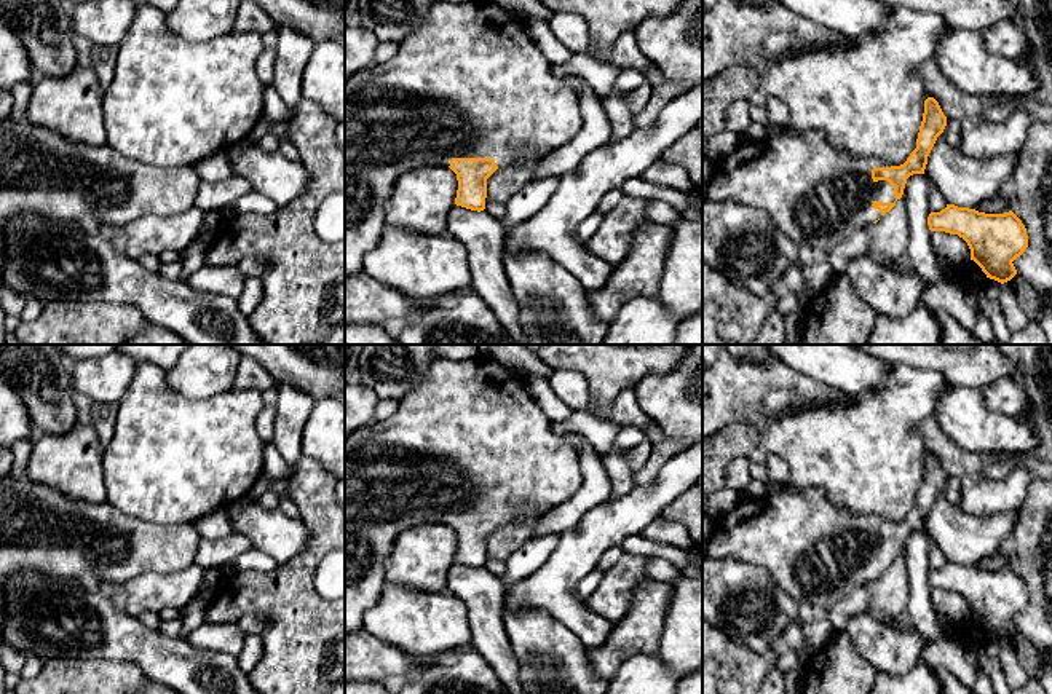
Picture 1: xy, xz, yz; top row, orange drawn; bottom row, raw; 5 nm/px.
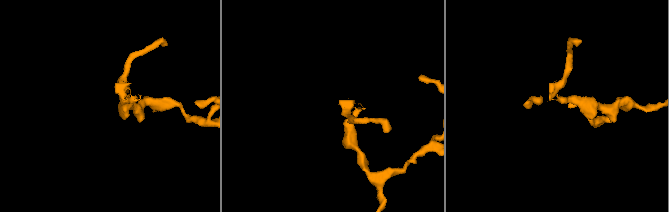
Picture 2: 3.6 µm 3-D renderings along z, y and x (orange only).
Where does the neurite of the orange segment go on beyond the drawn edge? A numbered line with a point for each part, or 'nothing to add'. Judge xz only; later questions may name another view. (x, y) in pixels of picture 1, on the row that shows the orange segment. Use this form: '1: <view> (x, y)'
1: xz (470, 82)

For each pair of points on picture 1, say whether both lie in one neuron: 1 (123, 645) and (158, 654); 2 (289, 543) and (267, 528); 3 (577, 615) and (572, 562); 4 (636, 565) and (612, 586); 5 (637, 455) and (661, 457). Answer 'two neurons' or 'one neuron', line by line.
1: one neuron
2: one neuron
3: one neuron
4: one neuron
5: two neurons

